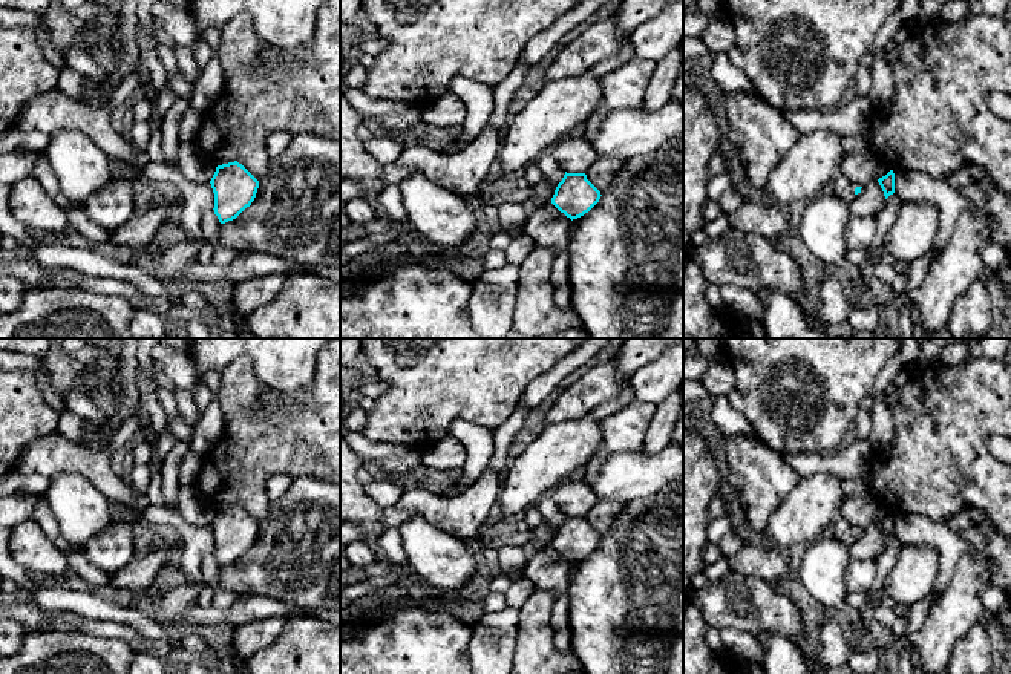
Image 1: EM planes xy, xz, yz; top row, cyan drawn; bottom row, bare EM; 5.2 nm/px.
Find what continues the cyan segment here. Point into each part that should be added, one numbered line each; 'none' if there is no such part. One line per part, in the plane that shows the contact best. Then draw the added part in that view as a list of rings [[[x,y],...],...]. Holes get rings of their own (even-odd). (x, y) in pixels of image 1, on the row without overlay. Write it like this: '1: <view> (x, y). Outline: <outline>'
none

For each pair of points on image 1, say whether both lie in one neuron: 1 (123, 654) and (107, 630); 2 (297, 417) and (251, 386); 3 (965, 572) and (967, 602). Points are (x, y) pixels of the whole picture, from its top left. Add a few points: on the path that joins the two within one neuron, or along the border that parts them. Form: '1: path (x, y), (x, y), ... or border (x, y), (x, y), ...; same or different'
1: border (78, 630), (101, 638), (120, 638), (137, 653); different
2: path (279, 417), (256, 417), (248, 409), (248, 405); same
3: path (965, 579), (965, 595); same

